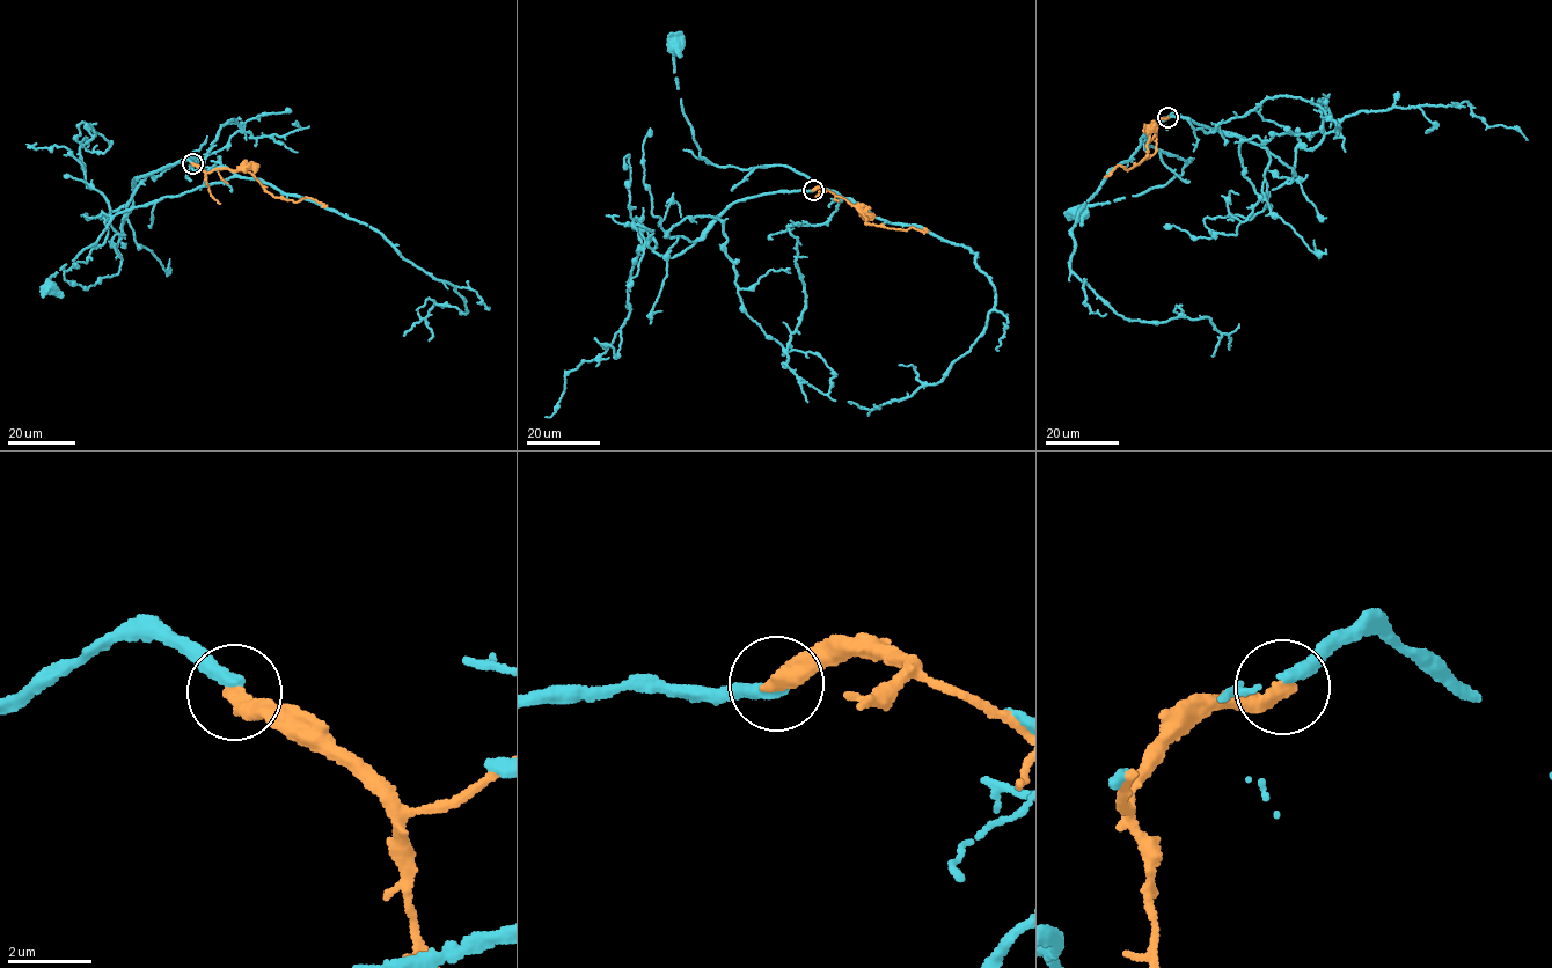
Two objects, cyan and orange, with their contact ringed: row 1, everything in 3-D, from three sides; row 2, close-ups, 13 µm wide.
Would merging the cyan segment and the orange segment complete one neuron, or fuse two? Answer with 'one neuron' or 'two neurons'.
two neurons

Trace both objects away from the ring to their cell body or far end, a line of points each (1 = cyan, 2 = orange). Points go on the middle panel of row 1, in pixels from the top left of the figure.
1: (813, 190), (666, 233), (720, 220), (785, 349), (788, 226), (851, 200), (700, 156), (674, 44)
2: (813, 190), (827, 189), (851, 203), (866, 224), (905, 229), (915, 227), (924, 233), (924, 227)

